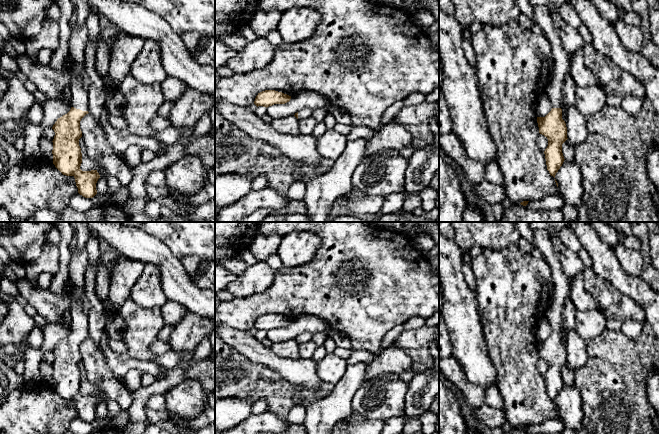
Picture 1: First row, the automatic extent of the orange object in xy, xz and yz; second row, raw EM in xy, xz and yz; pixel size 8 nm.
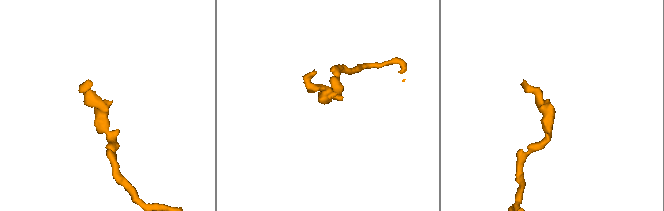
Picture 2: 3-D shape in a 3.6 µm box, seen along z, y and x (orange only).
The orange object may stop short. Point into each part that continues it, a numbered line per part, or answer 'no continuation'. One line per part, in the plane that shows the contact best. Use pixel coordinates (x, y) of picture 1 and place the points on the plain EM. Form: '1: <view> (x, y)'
1: xy (79, 307)

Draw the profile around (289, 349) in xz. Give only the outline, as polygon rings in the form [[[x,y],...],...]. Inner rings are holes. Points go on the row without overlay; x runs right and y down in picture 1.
[[[294,339],[283,342],[275,342],[272,344],[271,350],[280,357],[285,357],[292,360],[300,358],[298,343]]]

